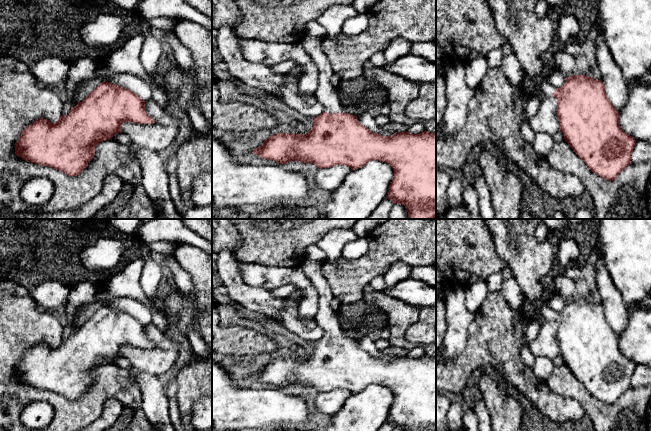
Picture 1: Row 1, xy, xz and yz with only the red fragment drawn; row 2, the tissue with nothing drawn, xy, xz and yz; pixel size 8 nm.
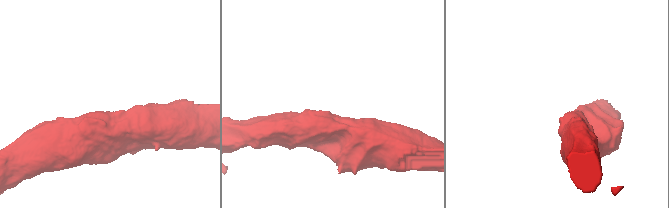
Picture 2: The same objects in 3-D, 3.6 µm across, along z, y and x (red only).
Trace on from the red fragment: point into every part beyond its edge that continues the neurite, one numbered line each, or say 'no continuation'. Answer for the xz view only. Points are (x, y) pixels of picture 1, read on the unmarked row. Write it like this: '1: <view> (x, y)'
1: xz (326, 318)

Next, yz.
1: yz (546, 314)

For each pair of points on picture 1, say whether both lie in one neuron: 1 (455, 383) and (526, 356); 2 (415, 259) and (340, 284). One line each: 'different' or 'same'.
1: different
2: same

